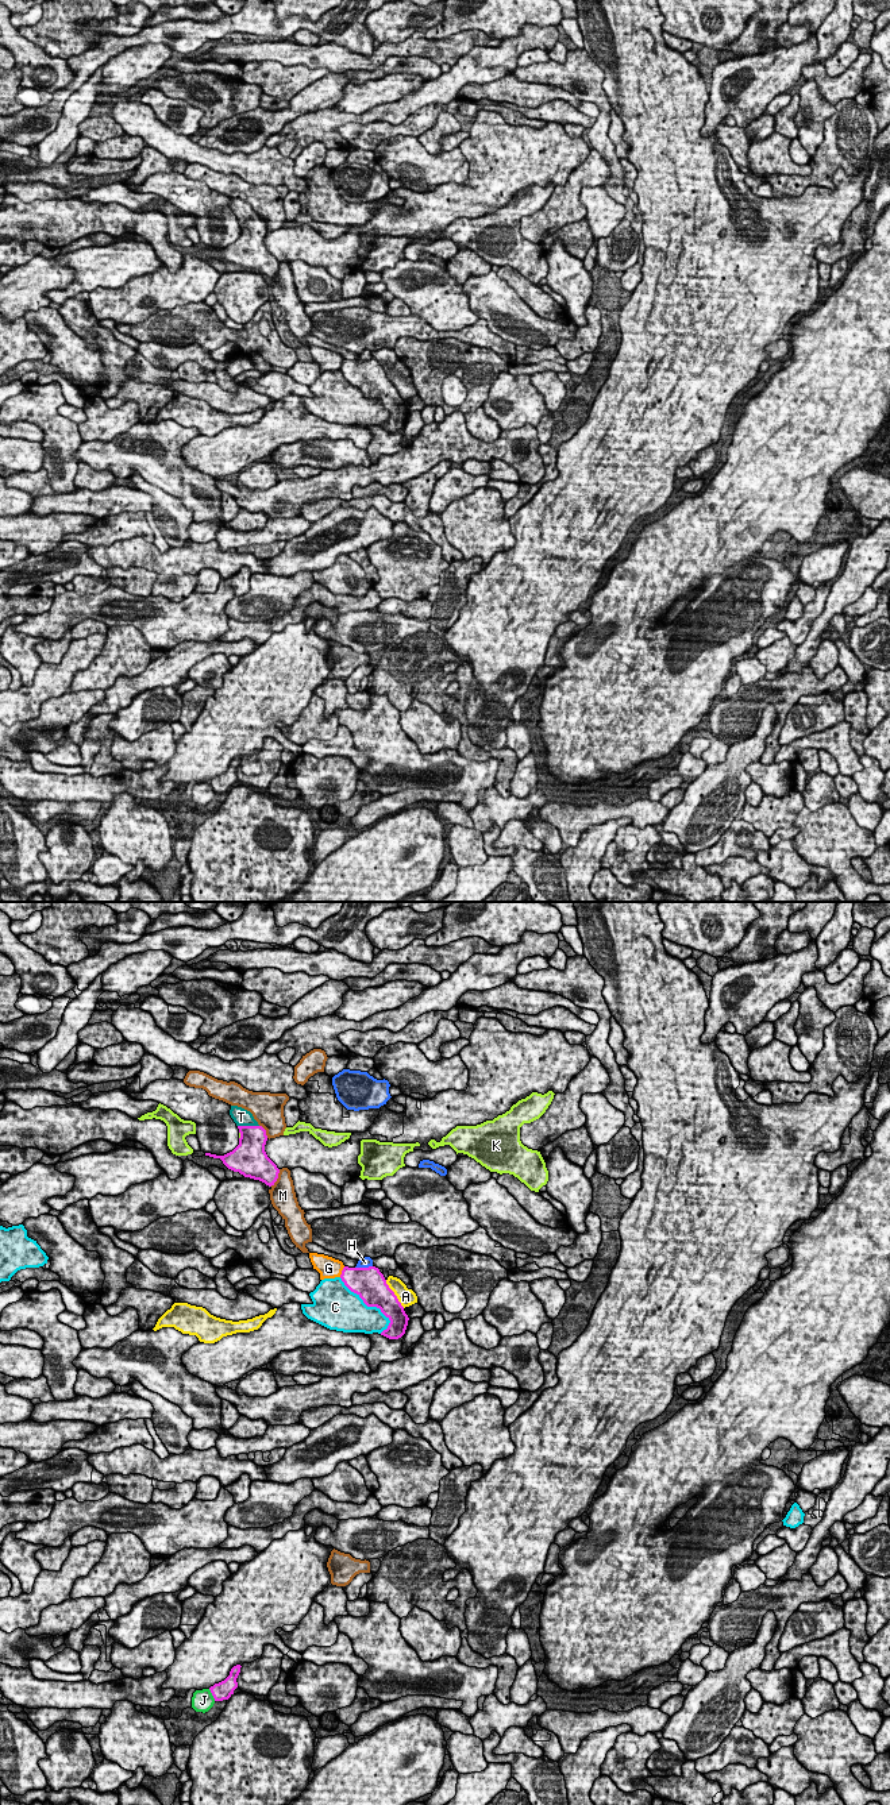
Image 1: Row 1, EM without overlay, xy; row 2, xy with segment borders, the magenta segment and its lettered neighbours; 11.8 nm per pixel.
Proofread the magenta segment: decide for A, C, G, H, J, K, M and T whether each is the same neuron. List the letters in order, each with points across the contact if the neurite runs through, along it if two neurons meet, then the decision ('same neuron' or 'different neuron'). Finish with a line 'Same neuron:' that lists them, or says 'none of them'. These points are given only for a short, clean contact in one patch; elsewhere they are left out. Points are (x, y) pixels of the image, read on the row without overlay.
A: different neuron
C: different neuron
G: different neuron
H: border along xy (372, 358), (355, 361); different neuron
J: different neuron
K: border along xy (239, 224), (239, 231); different neuron
M: different neuron
T: runs through xy (253, 231), (249, 219), (241, 209); same neuron
Same neuron: T

